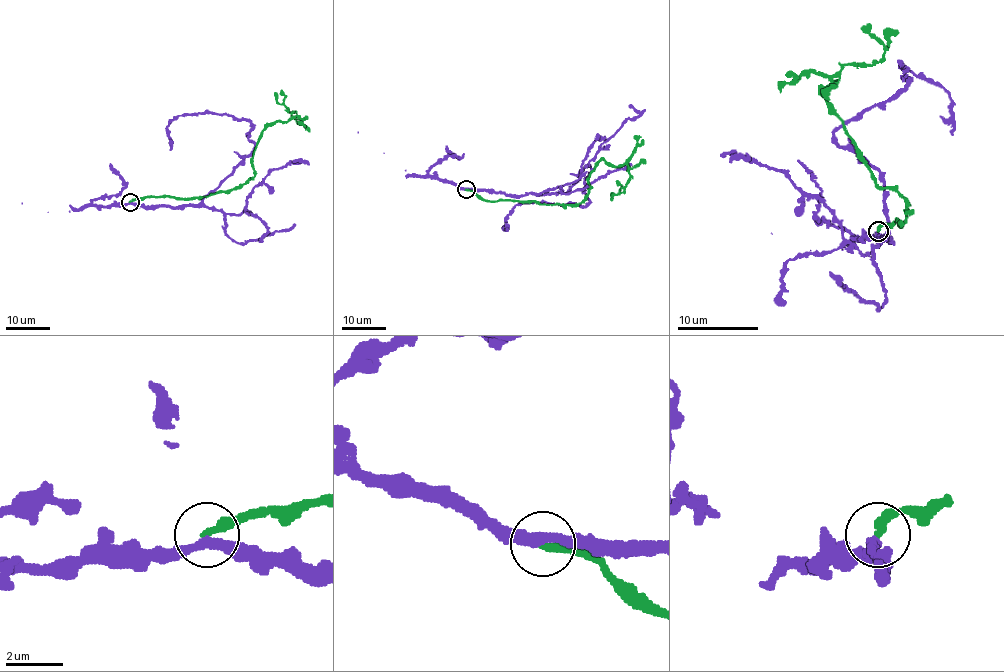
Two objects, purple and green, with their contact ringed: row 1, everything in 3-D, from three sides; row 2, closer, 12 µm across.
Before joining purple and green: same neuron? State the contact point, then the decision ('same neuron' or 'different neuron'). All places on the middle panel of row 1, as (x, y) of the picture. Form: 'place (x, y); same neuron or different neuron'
place (466, 189); different neuron

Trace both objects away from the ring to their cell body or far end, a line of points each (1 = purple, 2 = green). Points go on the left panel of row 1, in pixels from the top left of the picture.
1: (130, 202), (197, 205), (254, 148), (248, 138), (253, 126), (226, 114), (183, 114), (168, 126), (170, 150)
2: (130, 201), (240, 188), (254, 175), (253, 152), (266, 126), (294, 112), (281, 92)

